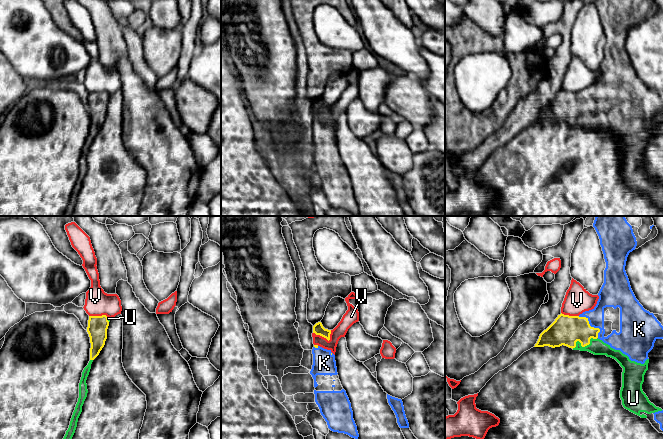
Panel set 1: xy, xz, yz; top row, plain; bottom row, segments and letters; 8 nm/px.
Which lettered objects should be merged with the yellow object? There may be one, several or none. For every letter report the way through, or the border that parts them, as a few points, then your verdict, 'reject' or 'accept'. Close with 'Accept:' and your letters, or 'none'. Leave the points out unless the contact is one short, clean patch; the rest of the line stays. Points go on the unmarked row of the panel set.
K: accept
U: accept
V: along xz (313, 108), (328, 116), (330, 115) | reject
Accept: K, U

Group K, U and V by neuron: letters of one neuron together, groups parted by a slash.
K U / V

